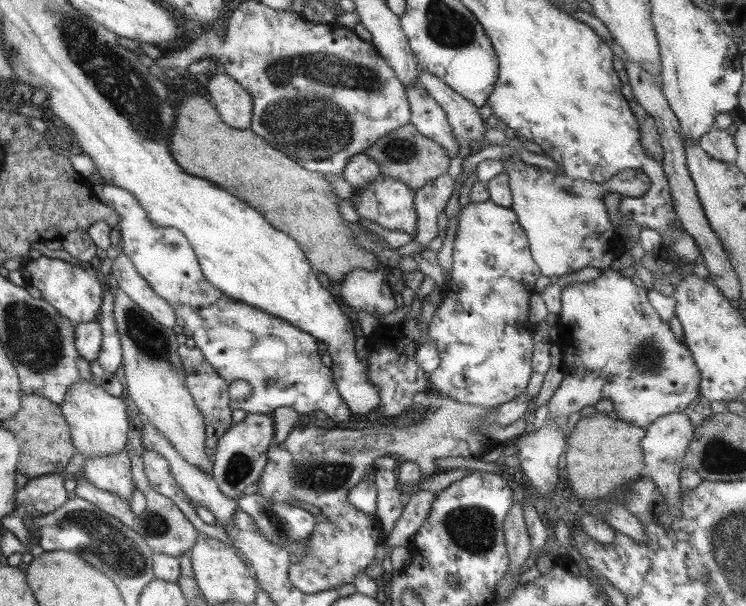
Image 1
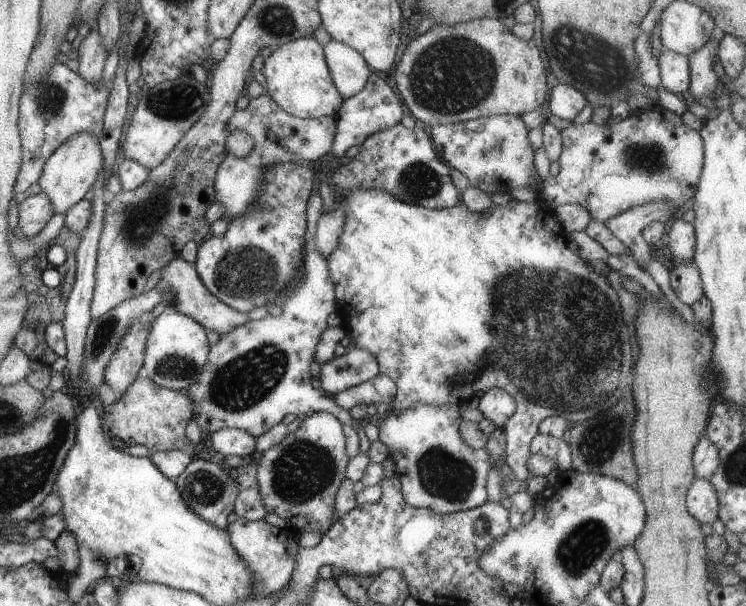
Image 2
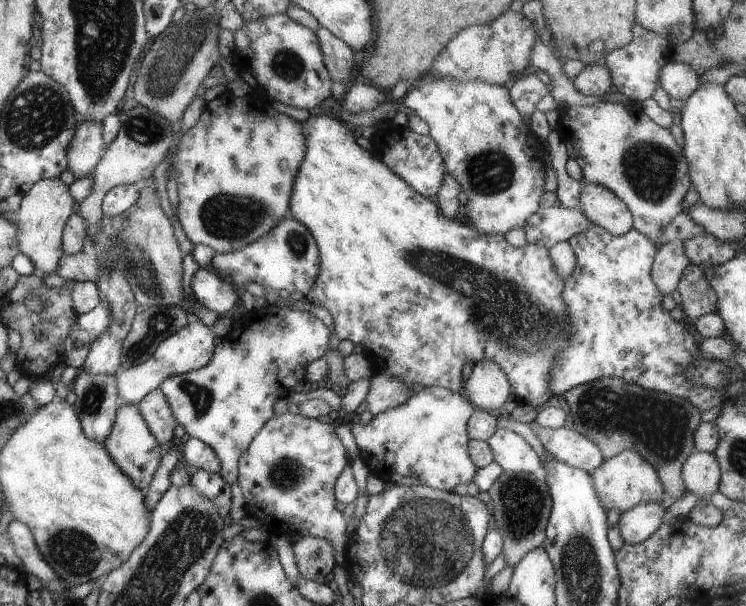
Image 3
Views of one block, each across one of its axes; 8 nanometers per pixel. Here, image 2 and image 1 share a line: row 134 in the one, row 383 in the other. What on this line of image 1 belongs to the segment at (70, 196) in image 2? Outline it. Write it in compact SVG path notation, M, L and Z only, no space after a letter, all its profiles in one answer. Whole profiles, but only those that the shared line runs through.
M81 380L65 390L60 411L69 426L72 445L84 459L102 457L123 450L127 440L128 423L125 404L119 397L110 396L100 386Z

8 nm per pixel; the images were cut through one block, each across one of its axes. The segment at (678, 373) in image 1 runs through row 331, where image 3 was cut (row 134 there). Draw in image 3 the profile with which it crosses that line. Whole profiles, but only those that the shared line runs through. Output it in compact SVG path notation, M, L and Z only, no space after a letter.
M604 103L589 107L558 107L557 130L559 140L566 148L568 158L577 162L581 185L598 184L616 194L632 214L632 228L639 231L658 248L663 228L677 215L683 213L683 196L691 186L687 160L683 156L669 130L655 124L643 111L630 113L627 107L618 103Z

